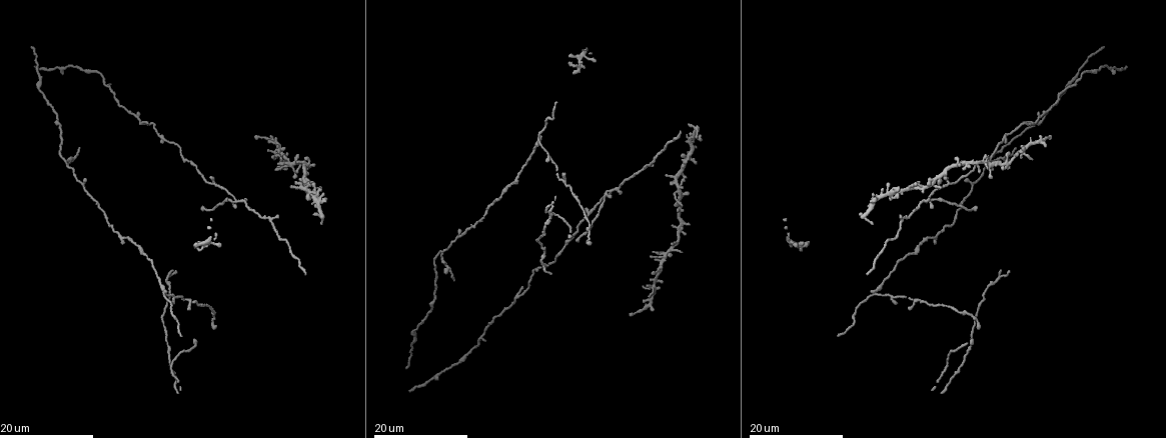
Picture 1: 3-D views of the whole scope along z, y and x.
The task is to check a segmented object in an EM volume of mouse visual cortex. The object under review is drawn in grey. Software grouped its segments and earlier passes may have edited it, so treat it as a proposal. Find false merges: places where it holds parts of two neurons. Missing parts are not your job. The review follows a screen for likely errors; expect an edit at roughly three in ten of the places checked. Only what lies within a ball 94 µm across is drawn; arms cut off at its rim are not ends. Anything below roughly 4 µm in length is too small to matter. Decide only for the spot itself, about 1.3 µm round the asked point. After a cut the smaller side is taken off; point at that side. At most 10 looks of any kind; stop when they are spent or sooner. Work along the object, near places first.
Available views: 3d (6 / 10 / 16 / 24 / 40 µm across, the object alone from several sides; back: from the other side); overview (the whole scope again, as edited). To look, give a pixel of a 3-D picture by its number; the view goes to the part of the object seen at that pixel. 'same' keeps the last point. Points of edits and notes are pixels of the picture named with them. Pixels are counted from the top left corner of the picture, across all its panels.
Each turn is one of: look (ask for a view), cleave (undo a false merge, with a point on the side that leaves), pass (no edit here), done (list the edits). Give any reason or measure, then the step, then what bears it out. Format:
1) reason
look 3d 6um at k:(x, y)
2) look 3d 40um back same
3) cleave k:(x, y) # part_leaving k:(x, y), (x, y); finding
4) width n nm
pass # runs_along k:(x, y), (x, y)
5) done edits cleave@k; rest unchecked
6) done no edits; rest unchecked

three arms meet
look 3d 16um at 1:(269, 222)

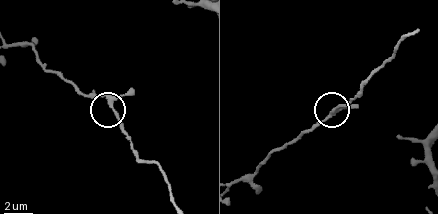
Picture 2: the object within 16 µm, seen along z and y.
look 3d 10um at 2:(113, 103)

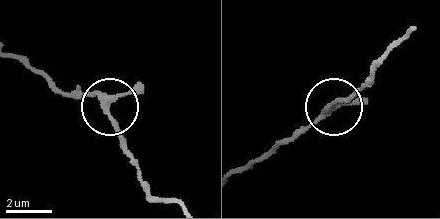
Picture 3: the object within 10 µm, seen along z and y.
look 3d 10um back at 3:(105, 104)

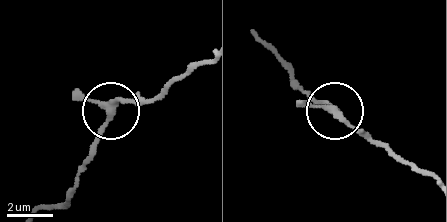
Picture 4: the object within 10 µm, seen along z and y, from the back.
width 250 nm
pass # continuous, no second neuron

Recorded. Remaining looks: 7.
three-way junction
look 3d 16um at 1:(611, 192)

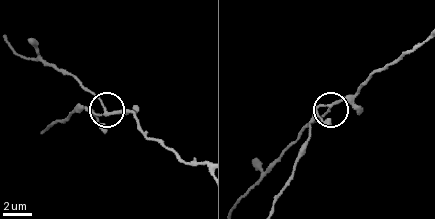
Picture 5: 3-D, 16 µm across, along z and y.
look 3d 6um at 5:(106, 115)

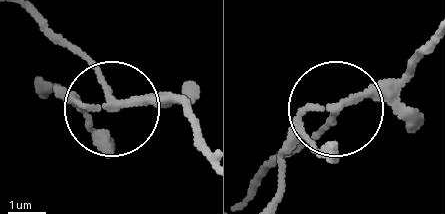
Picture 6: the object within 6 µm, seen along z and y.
arms 3
pass # runs_along 6:(34, 13), (91, 70), (107, 105), (56, 89); continuous, no second neuron

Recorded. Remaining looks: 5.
branch point
look 3d 16um at 1:(66, 166)

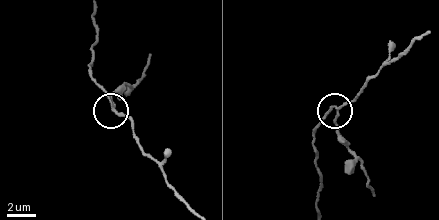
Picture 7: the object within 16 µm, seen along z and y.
look 3d 6um at 7:(338, 111)

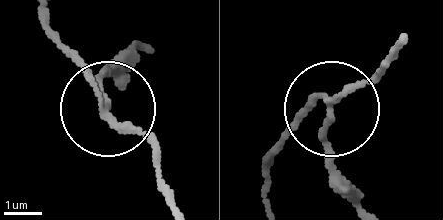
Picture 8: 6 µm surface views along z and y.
width 150 nm
cleave 8:(101, 70) # two neurons meet here

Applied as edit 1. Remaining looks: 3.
side arm on a straight run
look 3d 16um at 1:(138, 118)

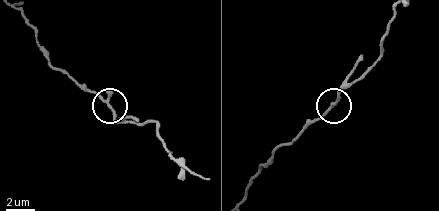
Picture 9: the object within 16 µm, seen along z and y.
zoom in
look 3d 6um at 9:(335, 104)

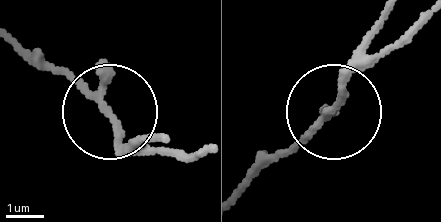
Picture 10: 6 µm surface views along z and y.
look 3d 6um back at 10:(104, 106)

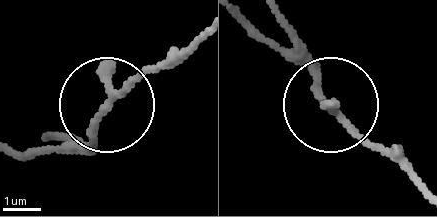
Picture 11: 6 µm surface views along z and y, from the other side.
width 170 nm
pass # all the same neuron

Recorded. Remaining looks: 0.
done edits cleave@8; rest unchecked

